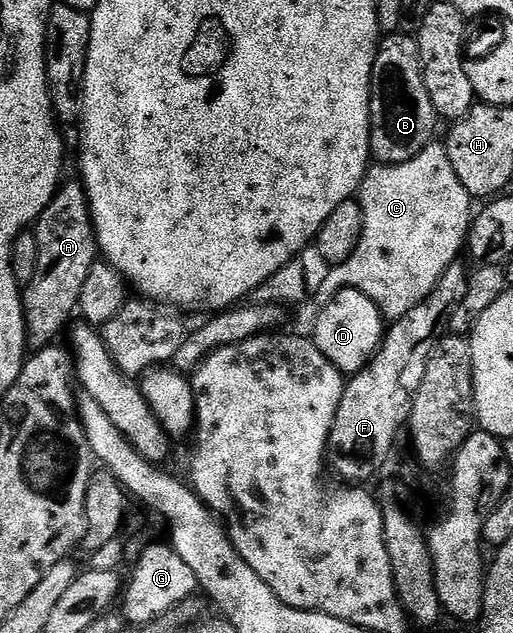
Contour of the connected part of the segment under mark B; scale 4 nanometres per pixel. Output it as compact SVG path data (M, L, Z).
M391 34L379 42L370 82L370 153L382 165L412 161L412 157L419 155L435 138L436 116L432 97L428 97L428 89L424 89L418 40L413 34L402 34Z

